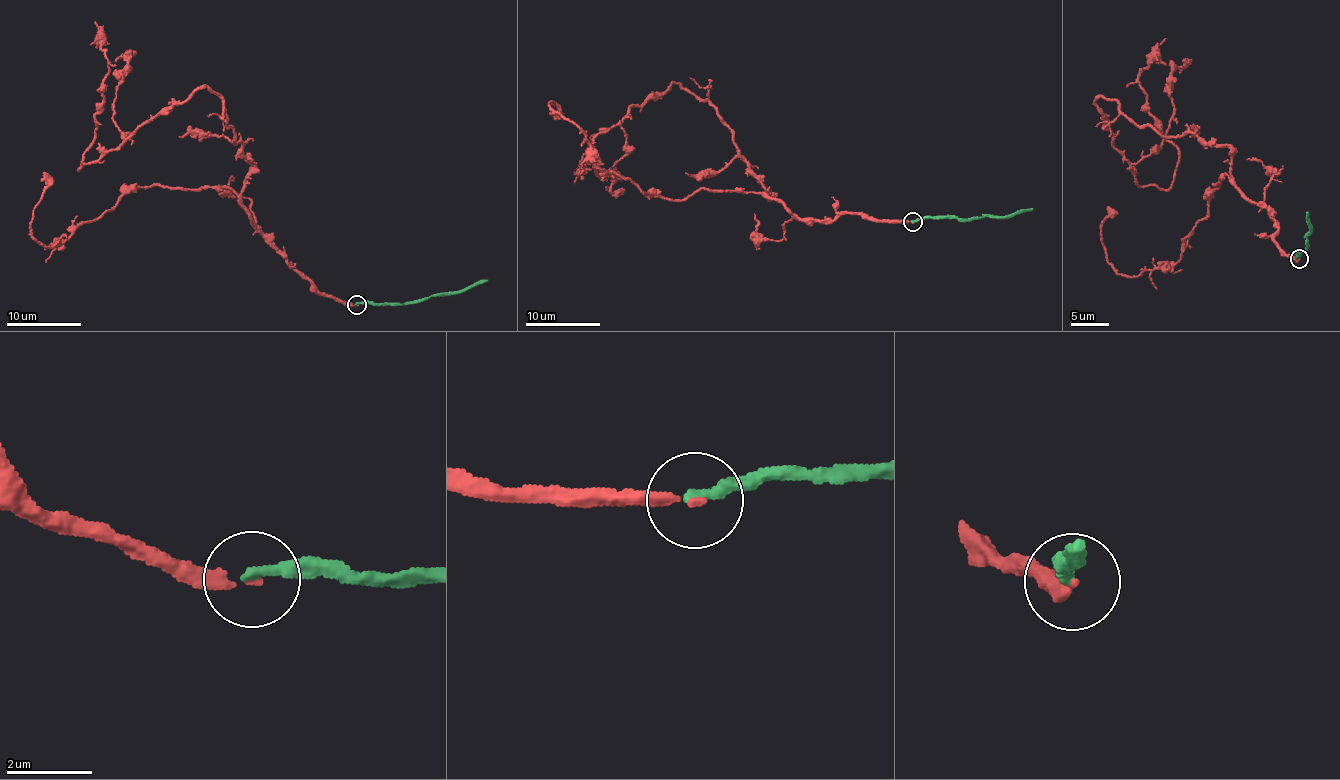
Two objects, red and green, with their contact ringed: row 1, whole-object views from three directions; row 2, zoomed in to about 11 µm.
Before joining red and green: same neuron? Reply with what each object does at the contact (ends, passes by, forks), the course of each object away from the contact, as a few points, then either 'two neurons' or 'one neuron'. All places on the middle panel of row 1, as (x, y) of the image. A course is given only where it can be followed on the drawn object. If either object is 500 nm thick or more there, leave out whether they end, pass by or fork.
red ends there; green ends there; red runs (913, 222), (806, 223), (764, 195), (717, 108), (673, 83), (594, 139), (603, 178), (591, 148), (573, 183); green runs (913, 222), (926, 217), (971, 219), (984, 215), (1012, 215), (1033, 209); two neurons

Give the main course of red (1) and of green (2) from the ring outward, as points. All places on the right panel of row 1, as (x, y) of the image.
1: (1299, 258), (1228, 147), (1103, 97), (1111, 140), (1142, 186), (1171, 185), (1178, 152), (1139, 74), (1165, 39)
2: (1299, 258), (1297, 256), (1308, 247), (1306, 237), (1311, 228), (1307, 211)

